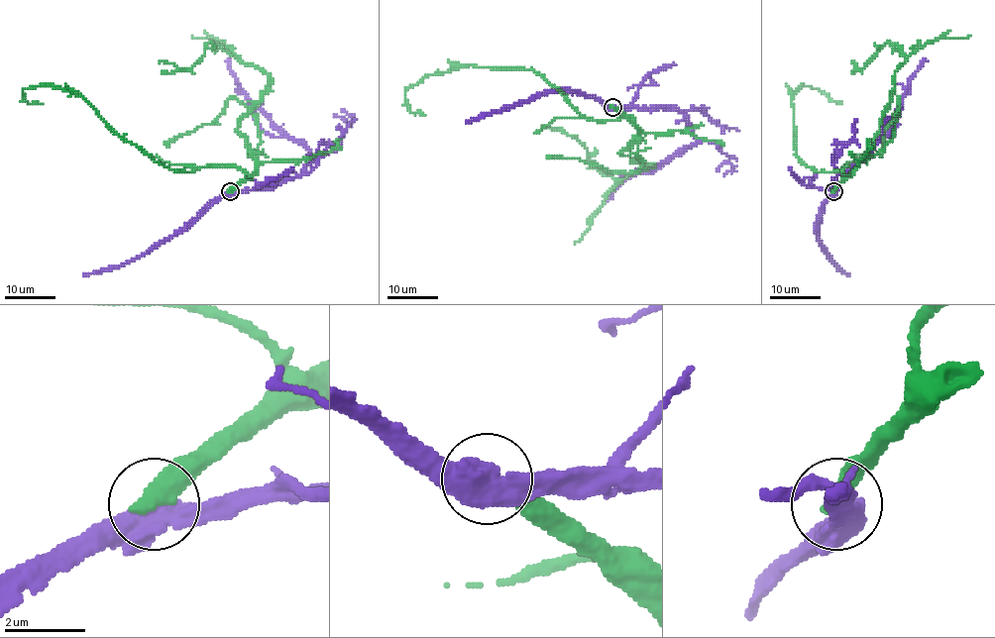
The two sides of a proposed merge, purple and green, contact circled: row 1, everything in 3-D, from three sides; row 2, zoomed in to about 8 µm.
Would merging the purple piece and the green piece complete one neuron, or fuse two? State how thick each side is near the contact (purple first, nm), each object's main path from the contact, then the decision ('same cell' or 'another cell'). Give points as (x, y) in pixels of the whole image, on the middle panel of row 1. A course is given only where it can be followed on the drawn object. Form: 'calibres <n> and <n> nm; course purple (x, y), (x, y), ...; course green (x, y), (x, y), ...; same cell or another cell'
calibres 600 and 480 nm; course purple (613, 107), (679, 109), (690, 126), (696, 141), (680, 149), (656, 170), (632, 174), (607, 200); course green (613, 107), (628, 117), (584, 118), (527, 69), (465, 65), (426, 75), (407, 89), (408, 108), (424, 115); another cell

